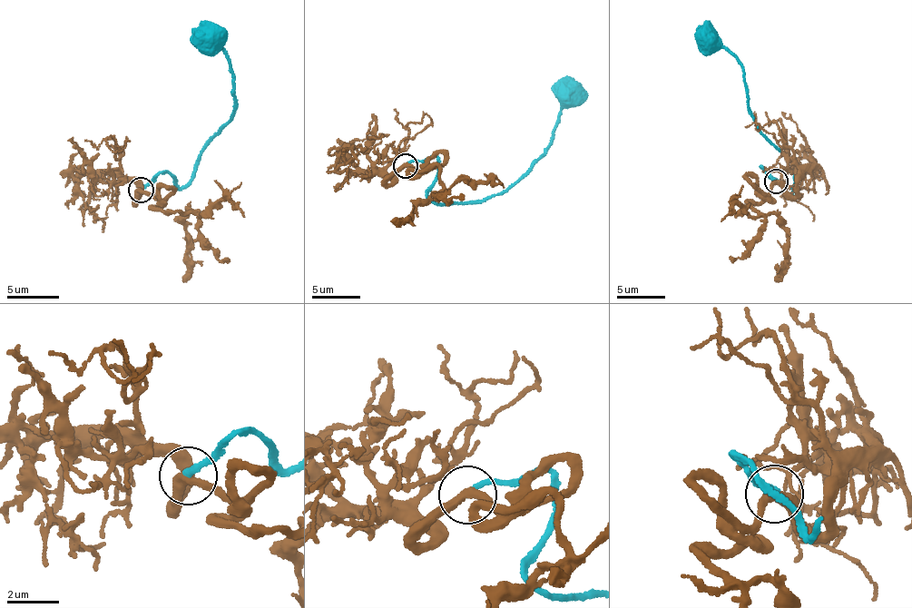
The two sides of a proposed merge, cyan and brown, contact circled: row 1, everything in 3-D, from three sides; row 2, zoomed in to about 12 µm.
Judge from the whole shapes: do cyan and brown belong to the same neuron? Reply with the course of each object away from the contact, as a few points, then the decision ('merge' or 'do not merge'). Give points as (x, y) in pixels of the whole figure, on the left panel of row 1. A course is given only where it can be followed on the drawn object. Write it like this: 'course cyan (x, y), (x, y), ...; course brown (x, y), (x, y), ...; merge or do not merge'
course cyan (141, 189), (159, 173), (190, 181), (234, 109), (228, 52), (213, 41), (203, 48), (200, 35); course brown (141, 189), (136, 199), (134, 183), (102, 172), (95, 178), (87, 204), (104, 223), (102, 232); merge

